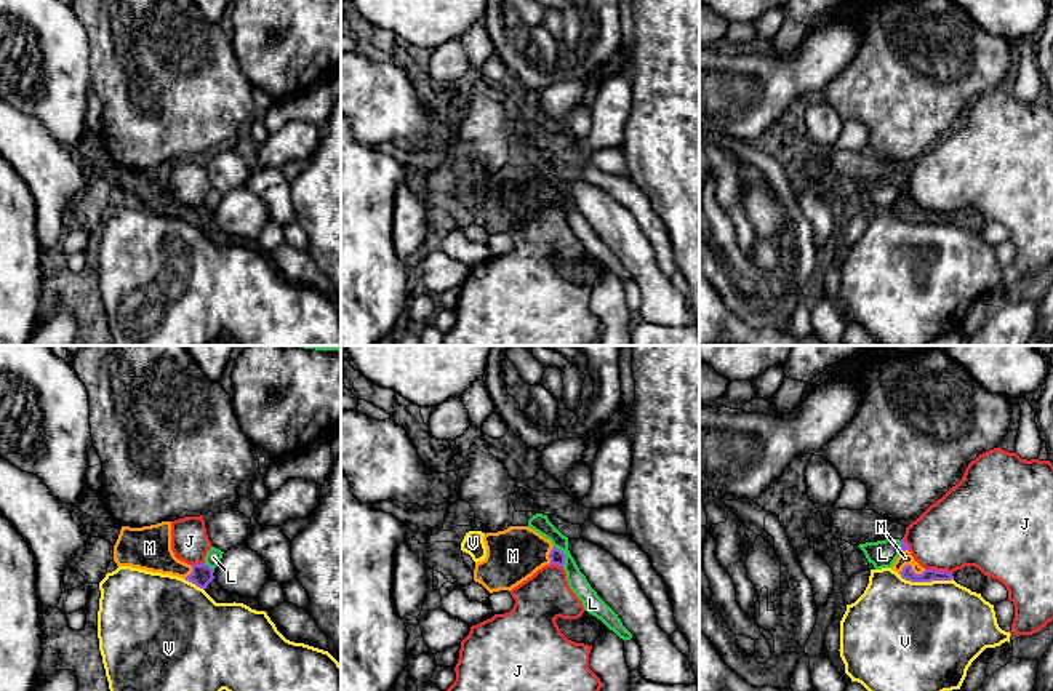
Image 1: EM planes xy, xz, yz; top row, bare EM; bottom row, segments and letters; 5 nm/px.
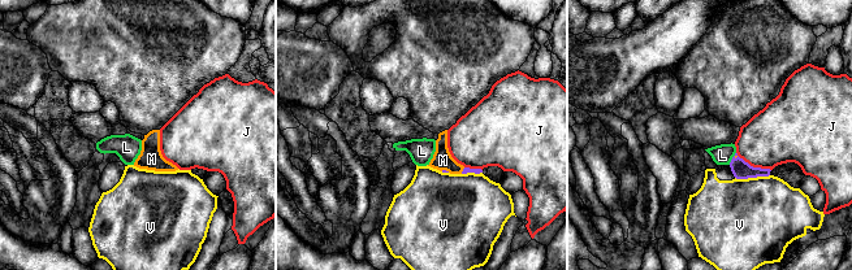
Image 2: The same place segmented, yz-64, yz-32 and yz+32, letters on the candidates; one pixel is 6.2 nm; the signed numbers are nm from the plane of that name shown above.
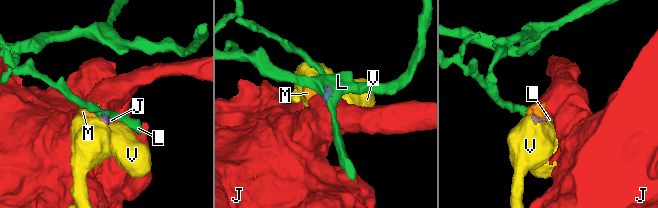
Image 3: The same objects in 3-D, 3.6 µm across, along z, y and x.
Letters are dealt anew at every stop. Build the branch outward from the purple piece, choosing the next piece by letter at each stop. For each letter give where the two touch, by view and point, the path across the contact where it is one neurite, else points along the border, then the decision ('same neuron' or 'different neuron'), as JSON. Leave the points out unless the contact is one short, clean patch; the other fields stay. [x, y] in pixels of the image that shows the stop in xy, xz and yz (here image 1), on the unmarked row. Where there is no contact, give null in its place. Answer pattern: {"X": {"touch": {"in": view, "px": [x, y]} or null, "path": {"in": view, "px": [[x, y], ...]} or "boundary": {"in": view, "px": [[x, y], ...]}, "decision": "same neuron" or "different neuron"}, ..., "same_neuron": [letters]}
{"J": {"touch": {"in": "yz", "px": [938, 213]}, "boundary": {"in": "yz", "px": [[925, 210], [951, 215]]}, "decision": "different neuron"}, "L": {"touch": {"in": "xz", "px": [564, 197]}, "boundary": {"in": "xz", "px": [[554, 187], [564, 195], [564, 208]]}, "decision": "different neuron"}, "M": {"touch": {"in": "yz", "px": [911, 210]}, "path": {"in": "yz", "px": [[928, 216], [917, 216], [911, 210], [904, 199]]}, "decision": "same neuron"}, "V": {"touch": {"in": "yz", "px": [925, 223]}, "boundary": {"in": "yz", "px": [[900, 215], [911, 223], [949, 223], [952, 219]]}, "decision": "different neuron"}, "same_neuron": ["M"]}

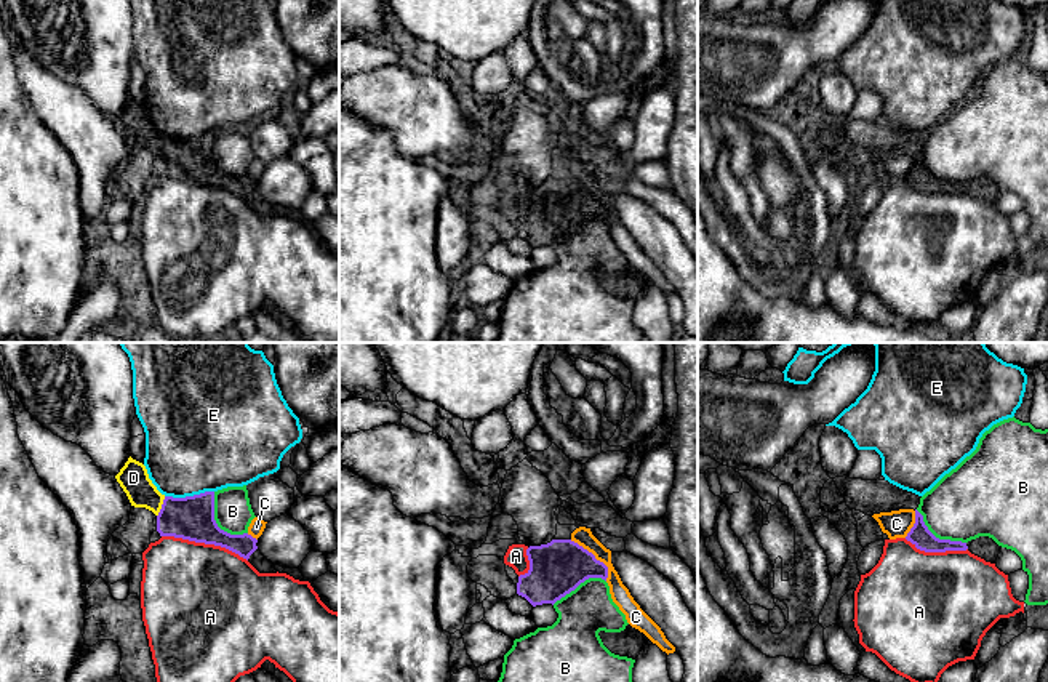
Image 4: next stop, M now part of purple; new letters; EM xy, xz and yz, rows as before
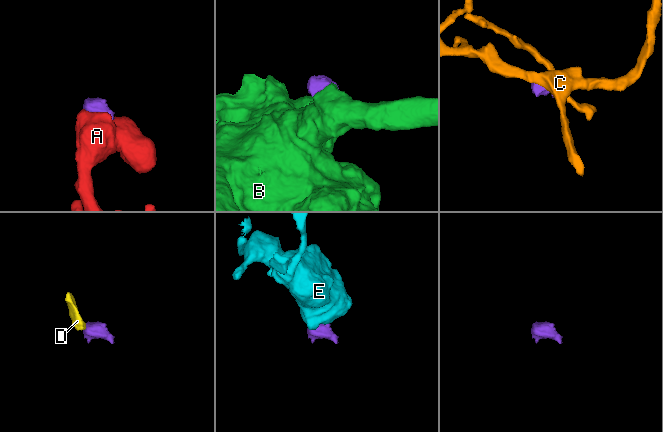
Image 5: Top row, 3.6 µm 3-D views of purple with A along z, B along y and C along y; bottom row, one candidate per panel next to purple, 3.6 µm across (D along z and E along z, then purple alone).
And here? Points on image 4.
{"A": {"touch": {"in": "xy", "px": [205, 184]}, "boundary": {"in": "xy", "px": [[162, 176], [220, 186], [247, 202]]}, "decision": "different neuron"}, "B": {"touch": {"in": "xy", "px": [216, 165]}, "boundary": {"in": "xy", "px": [[213, 133], [215, 164], [231, 175], [247, 175]]}, "decision": "different neuron"}, "C": {"touch": {"in": "xz", "px": [594, 199]}, "boundary": {"in": "xz", "px": [[570, 181], [586, 189], [607, 208], [607, 221]]}, "decision": "different neuron"}, "D": {"touch": {"in": "xy", "px": [162, 148]}, "path": {"in": "xy", "px": [[192, 159], [176, 159], [162, 148], [133, 119]]}, "decision": "same neuron"}, "E": {"touch": {"in": "xy", "px": [189, 138]}, "boundary": {"in": "xy", "px": [[213, 132], [184, 138], [165, 138]]}, "decision": "different neuron"}, "same_neuron": ["D"]}

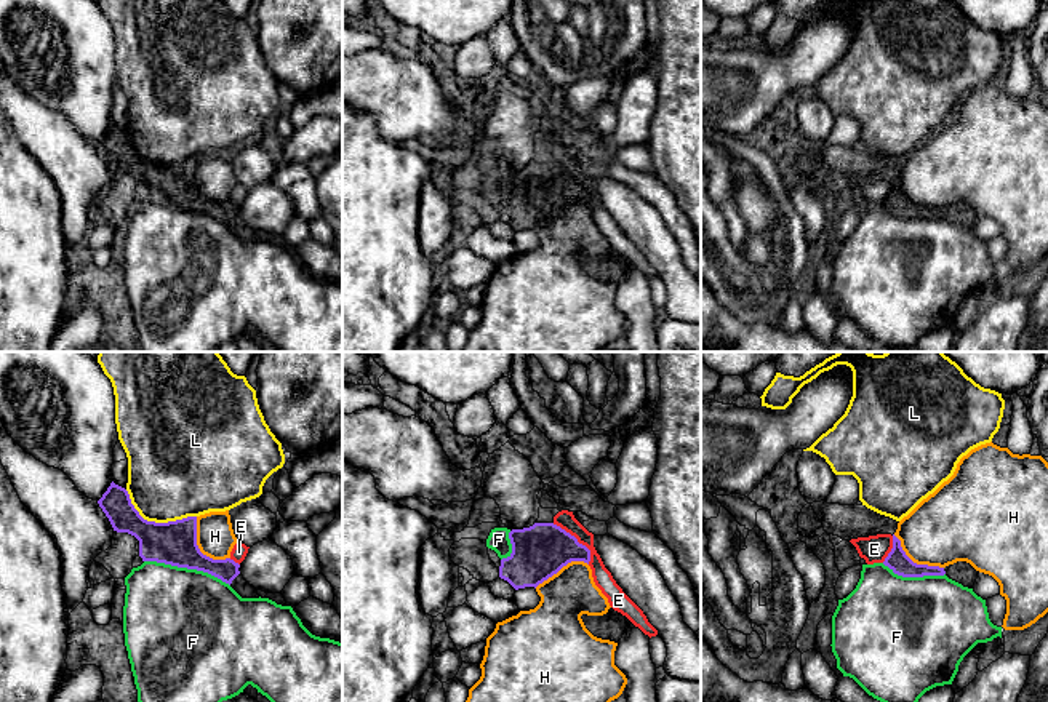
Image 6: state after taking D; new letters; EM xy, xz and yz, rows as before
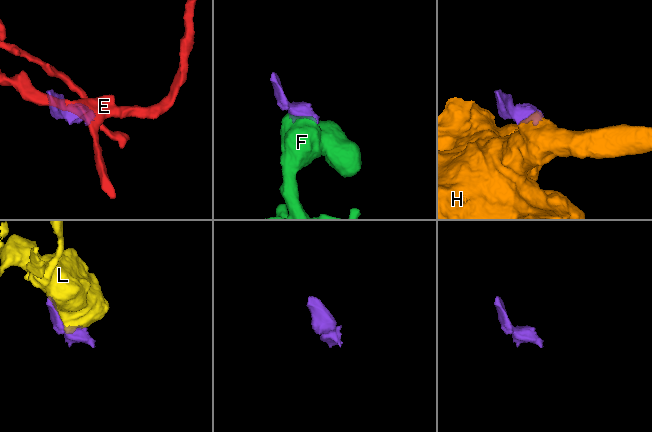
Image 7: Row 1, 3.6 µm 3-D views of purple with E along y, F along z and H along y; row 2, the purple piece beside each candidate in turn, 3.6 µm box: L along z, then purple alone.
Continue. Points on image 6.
{"E": {"touch": {"in": "xz", "px": [576, 183]}, "boundary": {"in": "xz", "px": [[552, 165], [568, 173], [589, 192], [589, 205]]}, "decision": "different neuron"}, "F": {"touch": {"in": "xy", "px": [188, 210]}, "boundary": {"in": "xy", "px": [[144, 202], [202, 211], [229, 227]]}, "decision": "different neuron"}, "H": {"touch": {"in": "xy", "px": [199, 191]}, "boundary": {"in": "xy", "px": [[196, 159], [197, 189], [213, 200], [229, 200]]}, "decision": "different neuron"}, "L": {"touch": {"in": "xy", "px": [154, 163]}, "decision": "different neuron"}, "same_neuron": []}

